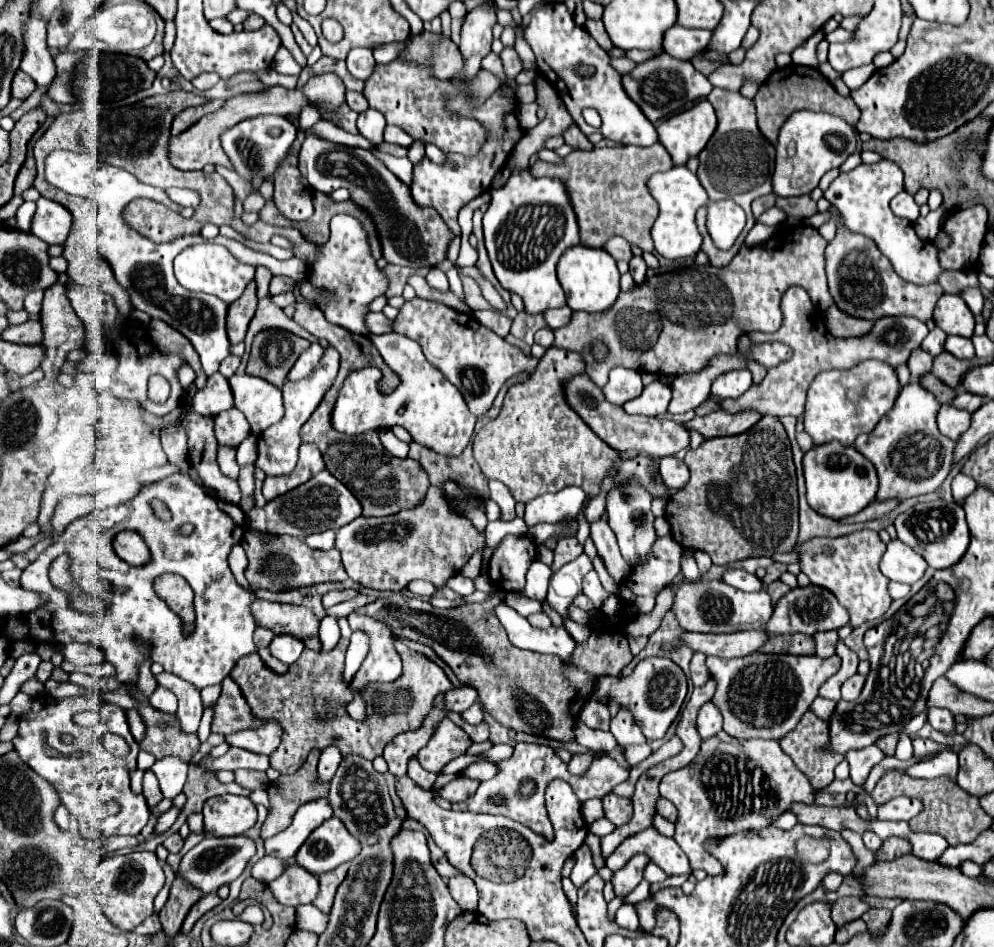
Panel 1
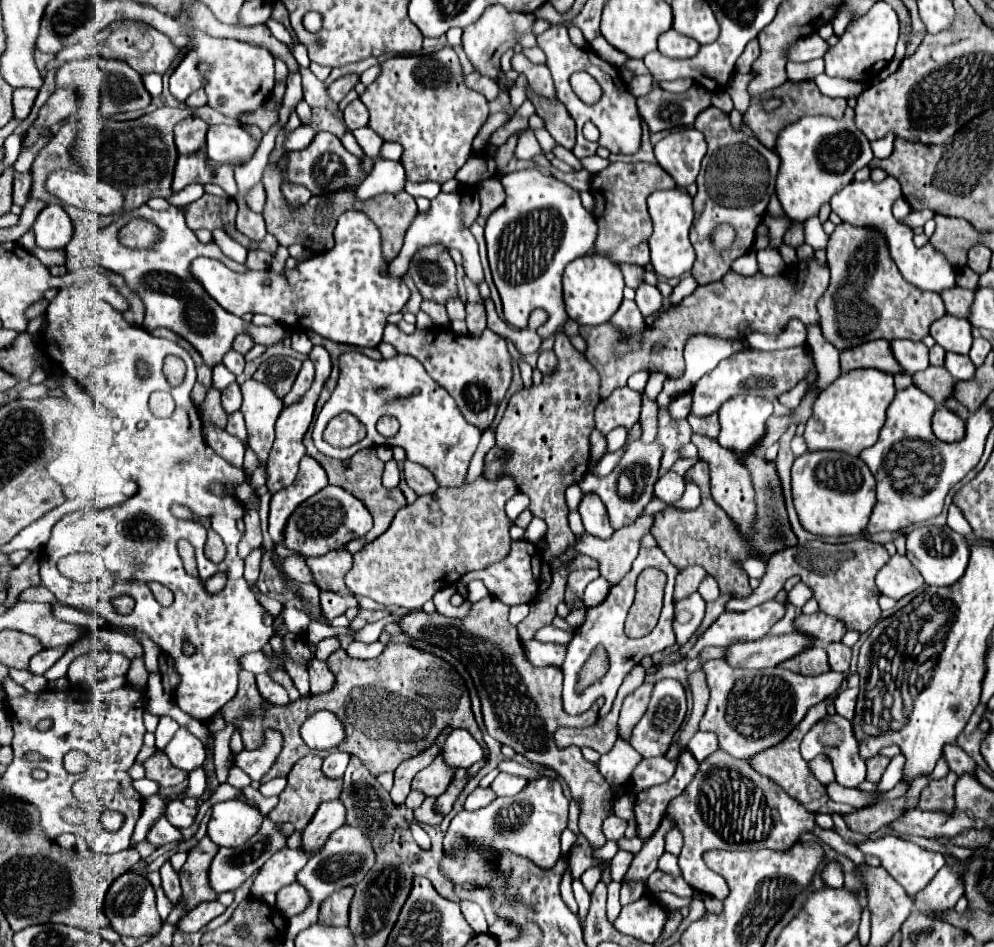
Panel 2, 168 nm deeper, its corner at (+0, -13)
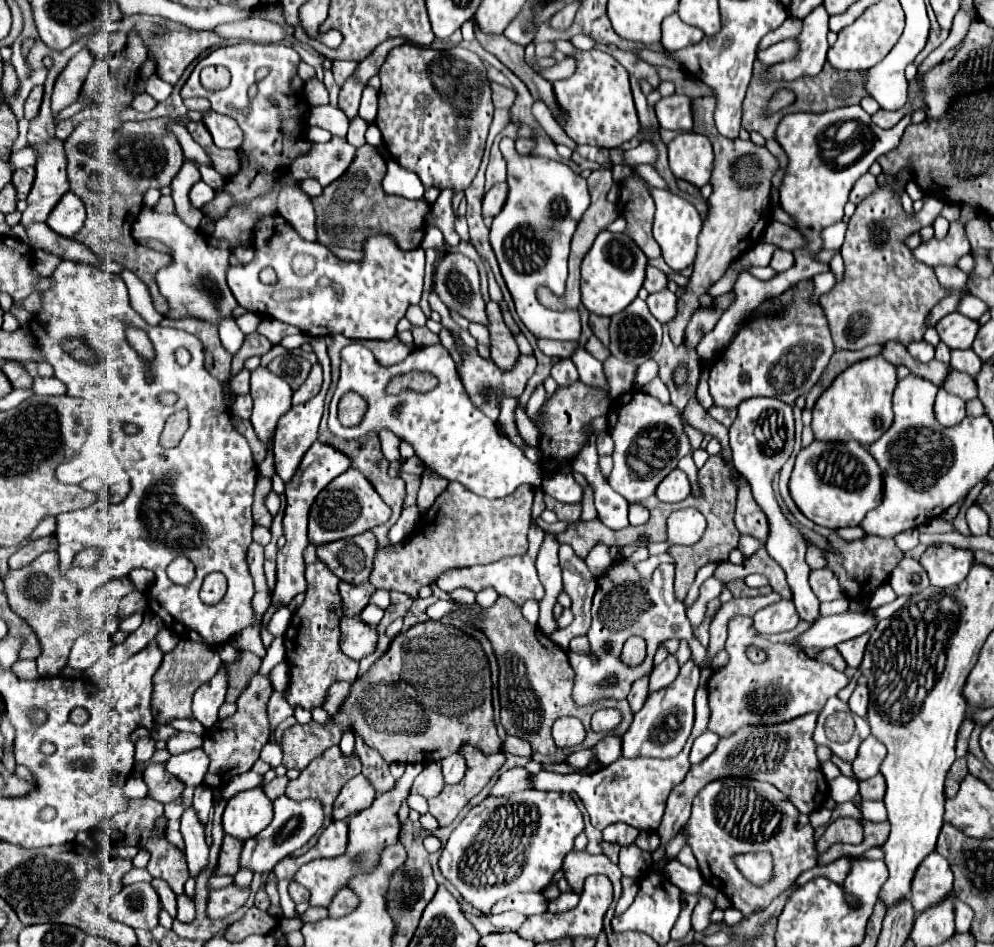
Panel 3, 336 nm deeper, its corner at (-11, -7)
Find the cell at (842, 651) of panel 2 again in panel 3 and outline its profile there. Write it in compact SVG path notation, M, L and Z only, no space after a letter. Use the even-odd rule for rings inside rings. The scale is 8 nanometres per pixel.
M863 634L859 638L853 638L853 640L847 640L843 644L837 646L837 650L841 652L841 656L845 658L847 666L851 668L859 668L861 660L863 660L863 652L865 652L865 646L869 642L869 634Z

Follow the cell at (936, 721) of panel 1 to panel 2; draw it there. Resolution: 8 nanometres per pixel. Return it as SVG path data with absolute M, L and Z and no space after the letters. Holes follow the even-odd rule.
M946 744L944 746L944 758L946 758L952 772L956 772L956 774L966 774L966 772L974 774L974 768L976 768L974 760L958 744Z

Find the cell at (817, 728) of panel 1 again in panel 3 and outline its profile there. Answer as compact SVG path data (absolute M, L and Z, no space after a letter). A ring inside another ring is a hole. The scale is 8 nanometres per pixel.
M803 714L795 720L773 726L743 726L735 734L721 738L717 748L703 762L691 766L683 784L679 784L675 792L671 792L667 800L667 812L657 830L657 834L661 836L661 844L665 846L677 834L677 830L689 820L691 802L699 794L699 790L719 778L751 778L769 782L775 788L779 788L803 814L811 814L813 810L821 808L823 800L827 798L825 790L829 788L825 788L827 780L823 778L819 760L815 756L815 720L817 714Z

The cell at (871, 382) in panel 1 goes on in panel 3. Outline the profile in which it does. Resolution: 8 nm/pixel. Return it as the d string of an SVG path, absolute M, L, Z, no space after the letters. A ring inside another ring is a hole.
M883 356L865 358L863 362L855 362L853 366L843 370L813 406L811 428L815 432L815 440L827 442L859 440L865 448L869 448L891 426L893 420L891 396L895 384L897 384L895 366L887 362Z

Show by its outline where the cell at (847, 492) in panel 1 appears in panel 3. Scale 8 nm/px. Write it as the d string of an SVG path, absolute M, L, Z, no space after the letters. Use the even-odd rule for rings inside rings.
M811 442L797 454L789 480L789 494L797 508L825 528L857 526L869 510L881 504L883 480L875 458L859 442Z

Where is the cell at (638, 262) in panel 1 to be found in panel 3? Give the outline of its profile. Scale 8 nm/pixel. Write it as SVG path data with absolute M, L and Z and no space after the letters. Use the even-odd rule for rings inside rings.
M657 292L657 294L649 294L647 298L647 306L651 310L651 314L661 322L669 322L671 316L675 316L675 304L677 304L677 296L673 292Z

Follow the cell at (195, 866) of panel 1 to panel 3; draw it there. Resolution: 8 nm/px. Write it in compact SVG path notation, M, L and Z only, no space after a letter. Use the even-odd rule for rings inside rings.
M287 796L277 798L275 802L275 818L273 822L259 832L259 836L253 836L245 840L243 854L241 854L241 866L249 866L253 872L271 872L279 860L295 852L297 848L303 848L311 836L323 826L323 806L319 800L291 800Z

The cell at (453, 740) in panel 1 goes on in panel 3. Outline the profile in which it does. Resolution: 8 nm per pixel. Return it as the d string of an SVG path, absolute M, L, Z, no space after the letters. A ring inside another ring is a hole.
M427 764L425 770L415 778L411 786L411 794L419 794L423 798L433 798L443 790L443 776L441 764Z

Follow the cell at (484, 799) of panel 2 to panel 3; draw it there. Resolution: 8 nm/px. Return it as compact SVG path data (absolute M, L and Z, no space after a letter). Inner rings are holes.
M513 768L507 770L497 784L491 790L491 796L509 796L513 792L521 792L521 790L531 790L531 772L527 772L525 768Z

